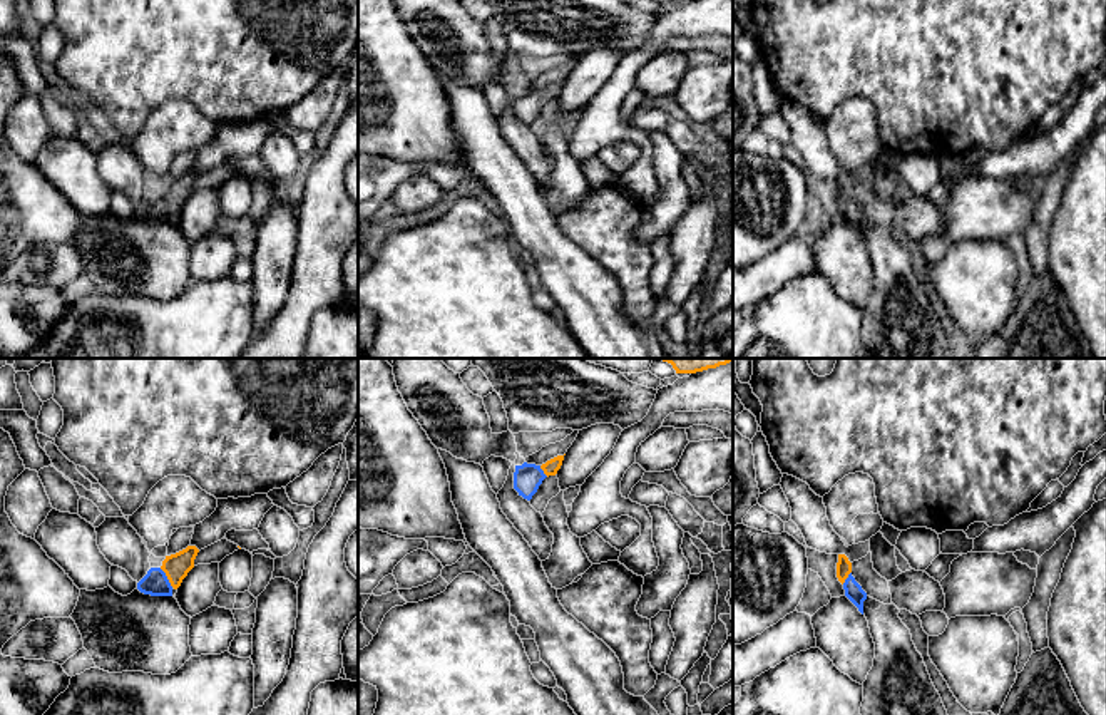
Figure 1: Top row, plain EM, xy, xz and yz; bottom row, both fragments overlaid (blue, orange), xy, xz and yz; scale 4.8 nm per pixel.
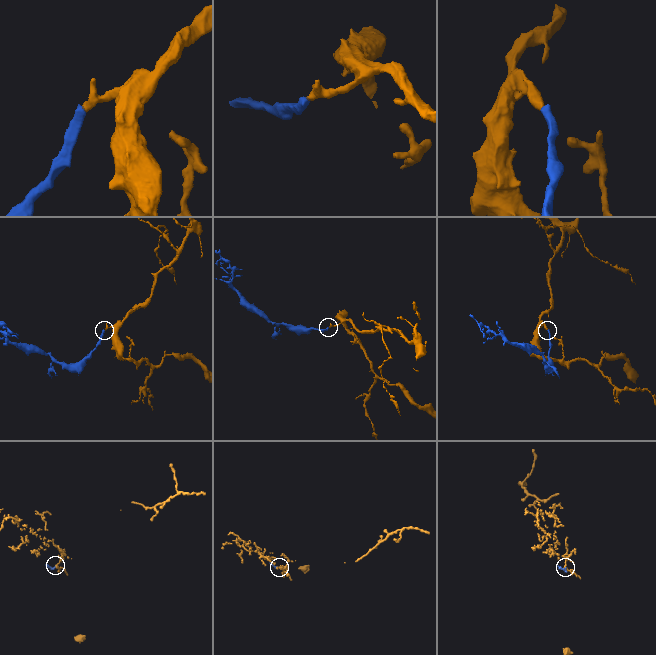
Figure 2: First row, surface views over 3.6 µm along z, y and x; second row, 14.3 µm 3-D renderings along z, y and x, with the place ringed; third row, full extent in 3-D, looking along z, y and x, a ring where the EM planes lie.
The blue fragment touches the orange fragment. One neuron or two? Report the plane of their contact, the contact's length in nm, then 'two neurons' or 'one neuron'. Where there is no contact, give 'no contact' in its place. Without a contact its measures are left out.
meets blue in xy; contact 120 nm long; one neuron

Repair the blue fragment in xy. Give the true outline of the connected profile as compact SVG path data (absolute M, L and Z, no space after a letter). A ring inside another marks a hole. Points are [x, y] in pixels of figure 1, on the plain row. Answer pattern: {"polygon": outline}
{"polygon": "M187 171L186 174L166 181L161 193L151 193L137 208L137 214L151 221L172 221L187 198L194 193L194 184L199 174Z"}

